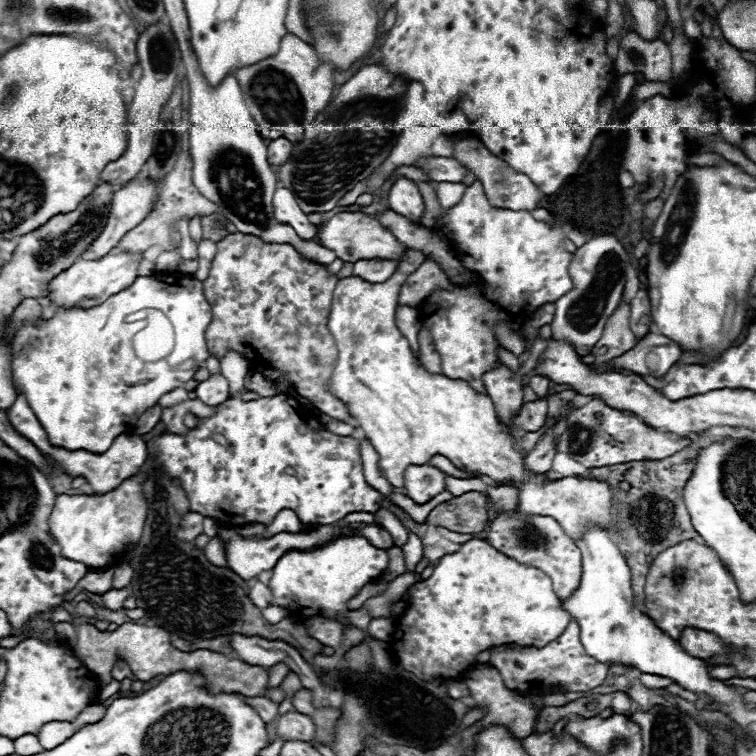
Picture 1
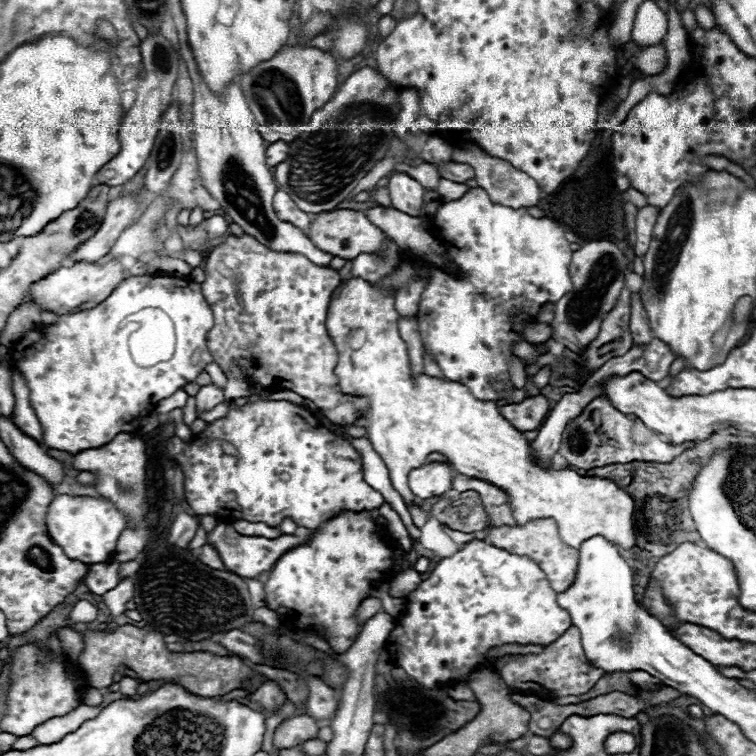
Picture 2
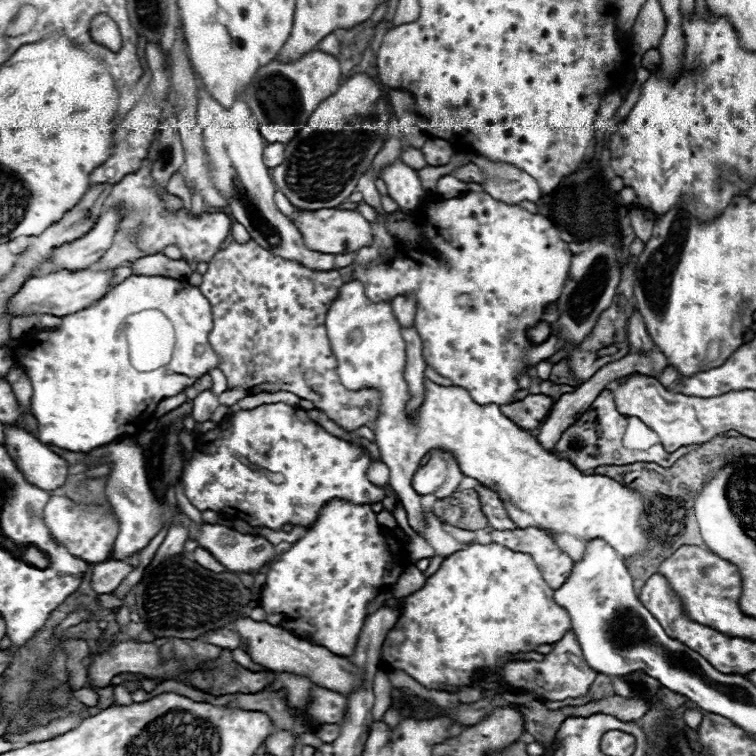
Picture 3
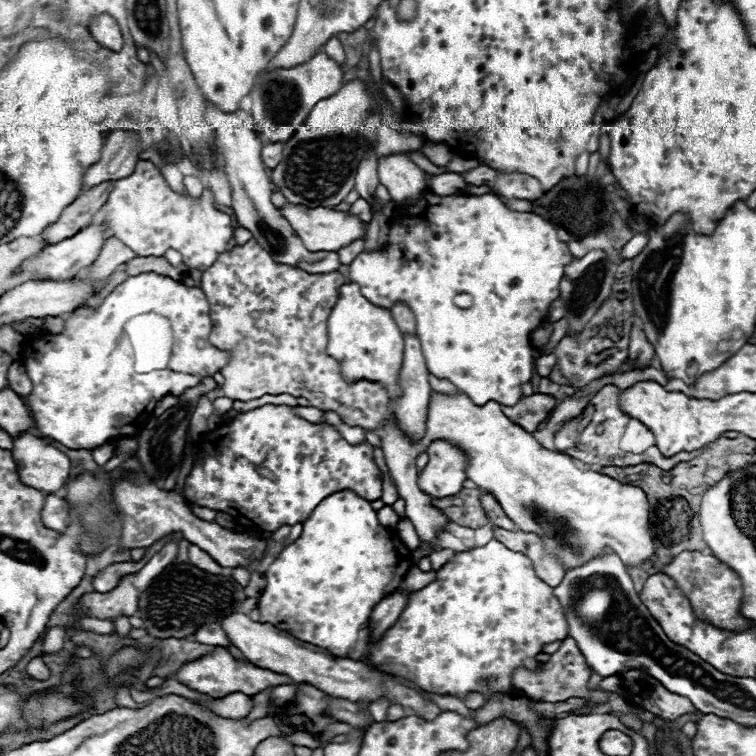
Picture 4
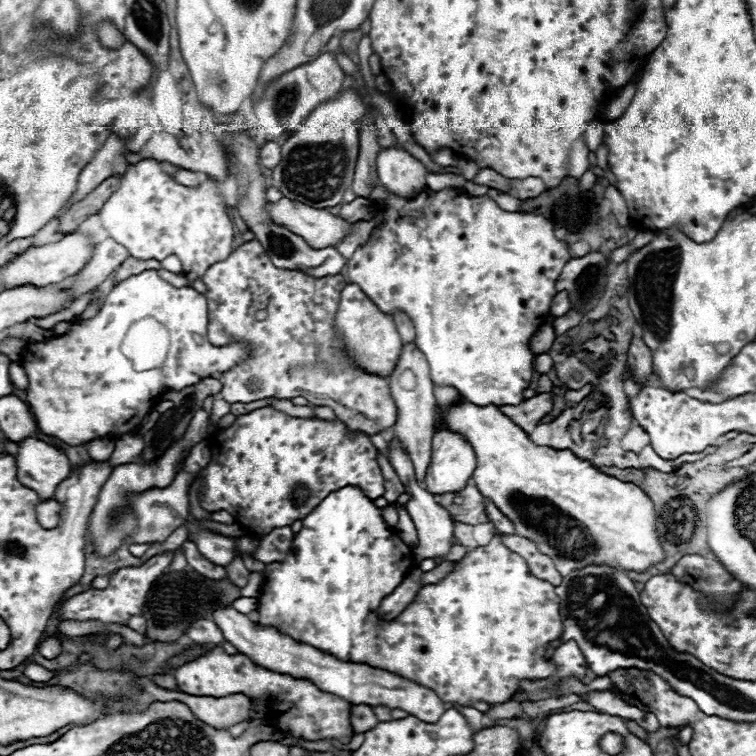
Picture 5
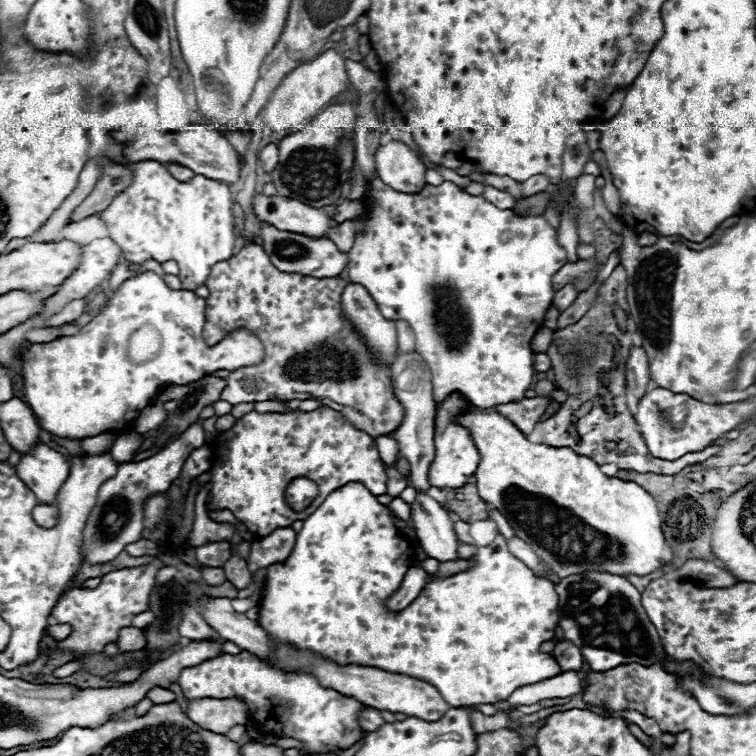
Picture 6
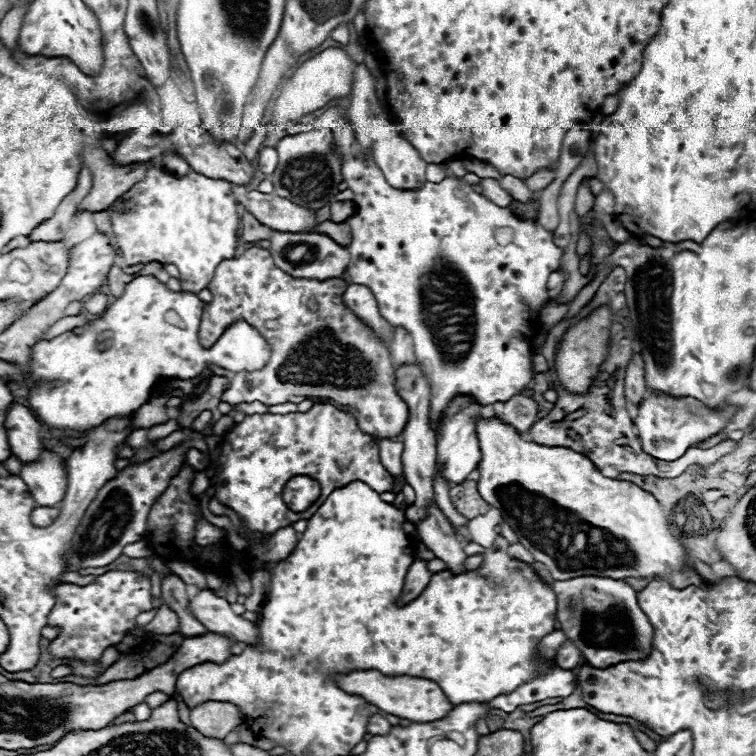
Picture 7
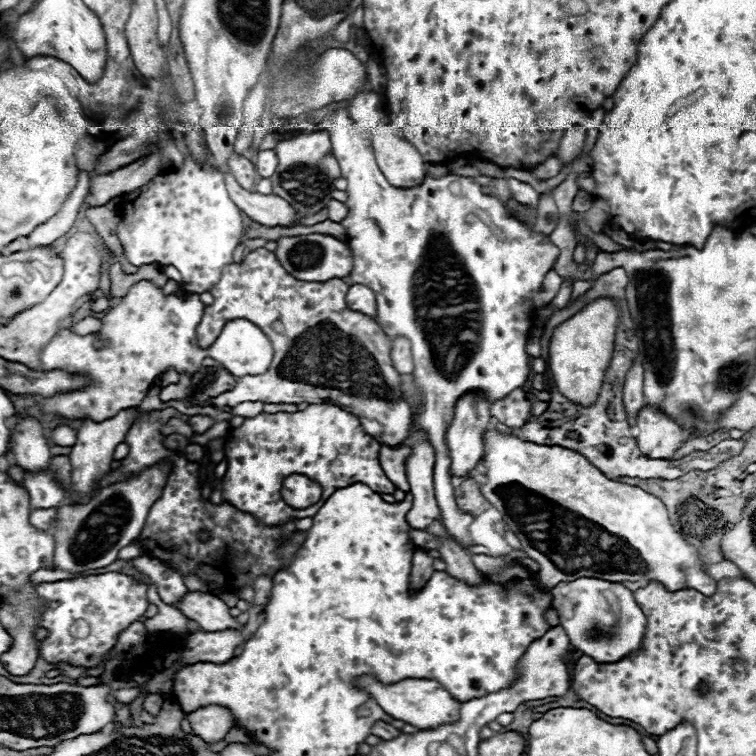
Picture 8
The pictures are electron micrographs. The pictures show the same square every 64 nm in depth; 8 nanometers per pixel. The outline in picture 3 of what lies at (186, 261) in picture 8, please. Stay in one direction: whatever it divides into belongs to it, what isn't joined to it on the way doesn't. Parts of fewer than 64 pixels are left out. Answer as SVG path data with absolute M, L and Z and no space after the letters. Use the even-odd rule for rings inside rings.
M144 160L142 168L130 176L126 176L124 180L120 180L118 184L112 186L112 192L108 196L108 206L122 206L124 210L124 222L126 224L144 224L144 230L140 234L138 246L146 252L146 254L158 254L162 252L168 244L178 244L178 248L182 250L184 260L196 260L196 262L210 262L210 258L220 250L220 244L228 238L232 222L226 214L222 212L214 212L214 214L202 214L200 218L194 218L190 214L186 214L184 210L176 212L176 214L168 214L164 208L164 202L158 198L158 194L152 188L152 166Z

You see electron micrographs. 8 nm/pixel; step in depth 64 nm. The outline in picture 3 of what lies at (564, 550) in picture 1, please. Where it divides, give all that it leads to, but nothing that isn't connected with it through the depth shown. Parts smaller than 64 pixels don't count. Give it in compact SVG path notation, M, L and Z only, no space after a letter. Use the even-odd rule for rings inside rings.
M544 528L492 530L492 542L506 546L512 552L530 554L536 560L548 586L554 590L568 580L574 568L572 558L556 546L554 538Z

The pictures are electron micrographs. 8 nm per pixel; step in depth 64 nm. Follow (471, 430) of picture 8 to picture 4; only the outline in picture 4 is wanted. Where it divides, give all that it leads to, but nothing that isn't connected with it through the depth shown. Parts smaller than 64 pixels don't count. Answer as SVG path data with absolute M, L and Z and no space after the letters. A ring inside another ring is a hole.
M428 374L428 380L430 380L430 386L434 388L434 390L438 390L438 392L446 392L446 394L454 394L458 388L452 384L452 382L448 382L448 380L440 380L440 378L436 378L436 376L432 376L432 374ZM436 440L430 444L428 454L430 454L430 462L418 474L418 488L430 496L436 496L436 498L454 496L456 492L460 492L462 482L466 480L466 456L464 456L464 452L450 442Z

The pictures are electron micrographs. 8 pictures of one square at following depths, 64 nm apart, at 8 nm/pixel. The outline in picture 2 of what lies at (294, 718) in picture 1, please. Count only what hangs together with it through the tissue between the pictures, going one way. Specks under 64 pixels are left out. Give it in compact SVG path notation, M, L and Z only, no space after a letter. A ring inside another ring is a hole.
M306 714L298 716L298 718L288 718L286 722L282 722L276 728L274 734L274 748L282 750L282 748L292 748L298 746L306 740L312 740L318 736L318 722Z

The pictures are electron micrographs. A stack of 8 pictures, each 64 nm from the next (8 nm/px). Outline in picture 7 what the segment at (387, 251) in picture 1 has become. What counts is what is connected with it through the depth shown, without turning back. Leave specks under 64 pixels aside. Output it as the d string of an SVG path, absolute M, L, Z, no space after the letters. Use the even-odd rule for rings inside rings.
M232 184L232 192L236 200L264 226L280 232L310 232L310 228L318 226L316 212L308 208L300 208L292 204L292 200L284 200L276 194L262 194L258 190L246 192L242 186Z

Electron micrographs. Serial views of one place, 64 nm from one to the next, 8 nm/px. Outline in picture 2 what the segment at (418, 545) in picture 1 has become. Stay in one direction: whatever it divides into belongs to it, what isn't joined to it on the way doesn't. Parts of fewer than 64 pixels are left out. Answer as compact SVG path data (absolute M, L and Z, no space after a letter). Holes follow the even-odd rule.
M340 434L340 436L348 438L348 440L354 444L354 448L362 454L364 480L366 480L372 488L376 488L376 490L384 496L384 500L400 514L402 522L406 524L406 528L408 528L408 532L410 532L410 538L412 538L412 540L418 540L418 538L420 538L420 530L412 524L410 512L408 512L408 508L406 508L402 496L392 488L390 478L388 478L388 468L384 466L382 458L374 452L370 440L368 440L368 438L352 438L352 436L348 436L348 434Z

